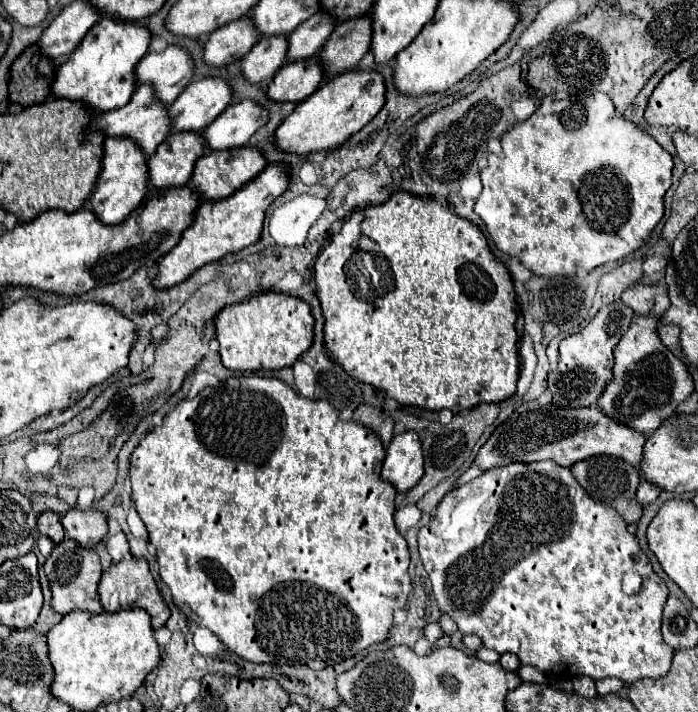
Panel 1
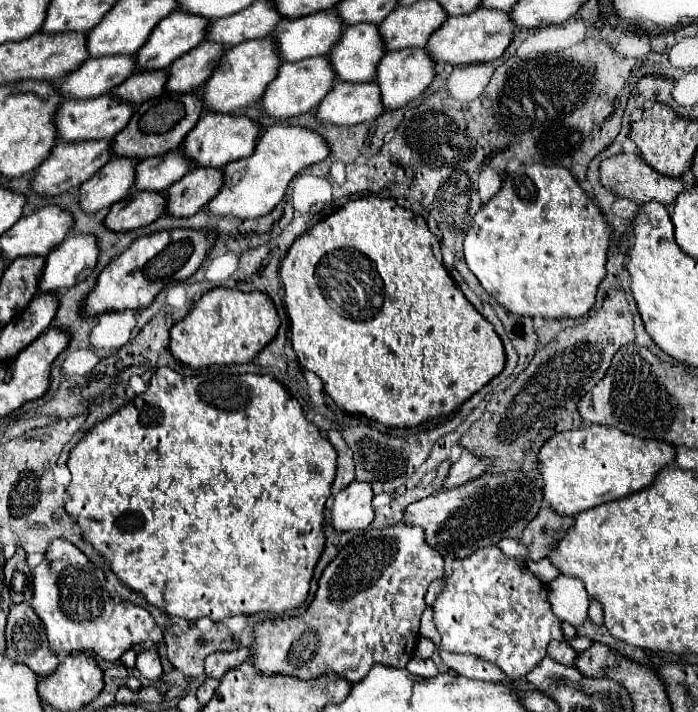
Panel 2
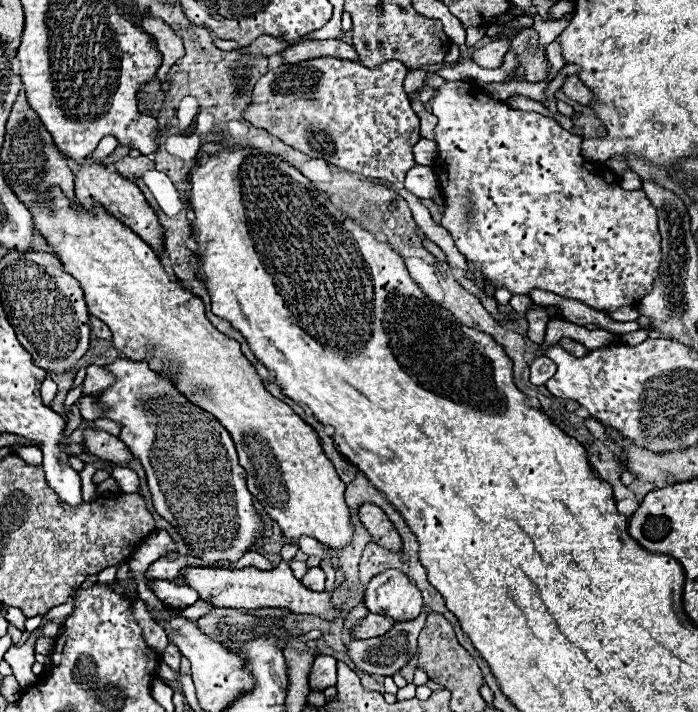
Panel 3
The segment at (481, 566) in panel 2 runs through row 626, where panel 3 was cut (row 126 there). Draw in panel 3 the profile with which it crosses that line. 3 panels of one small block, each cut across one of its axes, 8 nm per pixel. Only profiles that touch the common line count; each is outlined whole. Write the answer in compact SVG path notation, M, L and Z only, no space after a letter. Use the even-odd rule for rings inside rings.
M446 80L442 86L436 88L436 94L430 98L428 104L432 108L432 114L438 118L438 126L434 128L434 134L438 140L438 160L434 160L434 172L438 174L440 190L446 200L446 212L440 224L452 234L456 248L466 256L466 260L474 264L474 272L478 278L484 278L484 282L492 286L506 286L512 294L530 294L532 288L540 288L564 298L584 302L596 310L616 310L620 306L638 304L648 292L652 292L654 280L658 278L660 240L662 240L658 232L656 208L650 204L650 200L642 190L634 190L634 192L622 190L616 184L616 178L610 170L606 170L602 164L586 162L580 154L580 148L582 148L580 136L564 130L554 118L548 118L536 112L512 110L502 102L494 102L478 86L462 80L456 80L456 82Z

